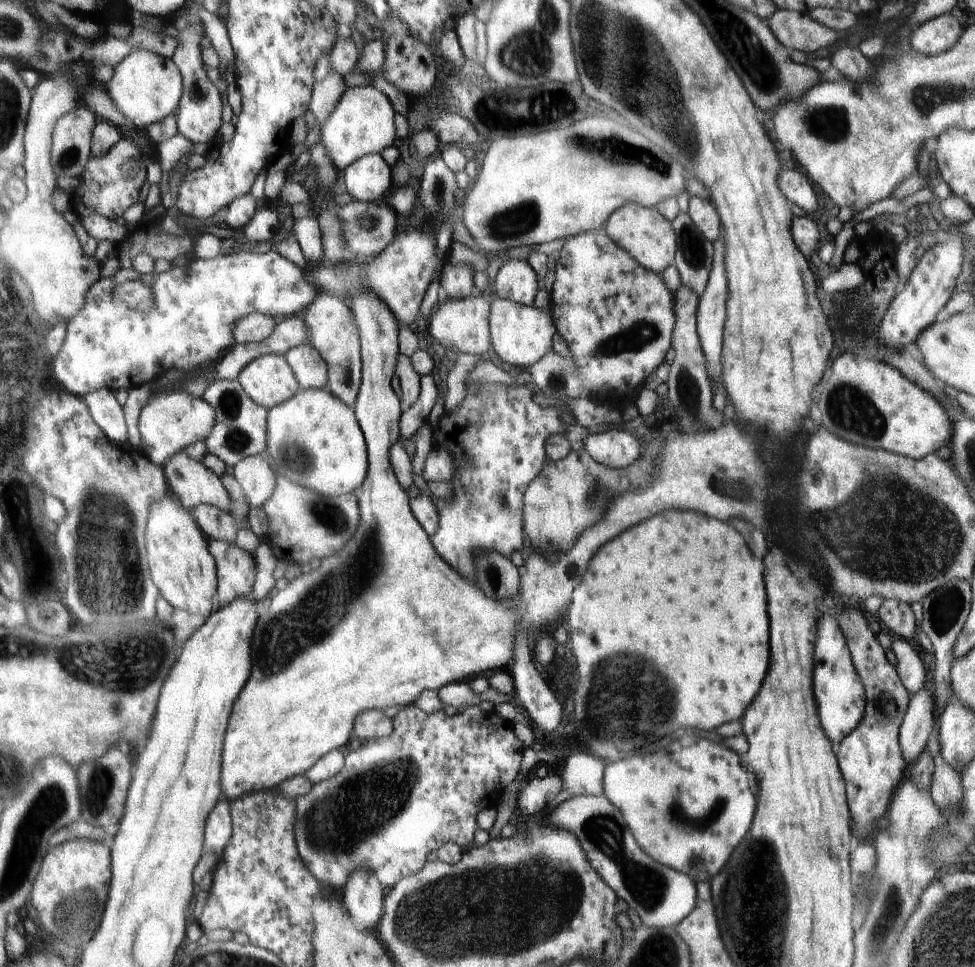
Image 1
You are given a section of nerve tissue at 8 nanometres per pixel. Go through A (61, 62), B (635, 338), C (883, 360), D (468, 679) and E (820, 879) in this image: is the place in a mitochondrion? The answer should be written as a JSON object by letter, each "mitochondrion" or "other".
{"A":"other","B":"mitochondrion","C":"other","D":"other","E":"other"}

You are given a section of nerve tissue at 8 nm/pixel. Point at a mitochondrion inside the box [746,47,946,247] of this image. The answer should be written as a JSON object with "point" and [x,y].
{"point":[830,124]}

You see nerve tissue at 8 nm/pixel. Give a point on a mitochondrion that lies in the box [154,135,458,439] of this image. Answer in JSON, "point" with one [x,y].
{"point":[439,191]}

